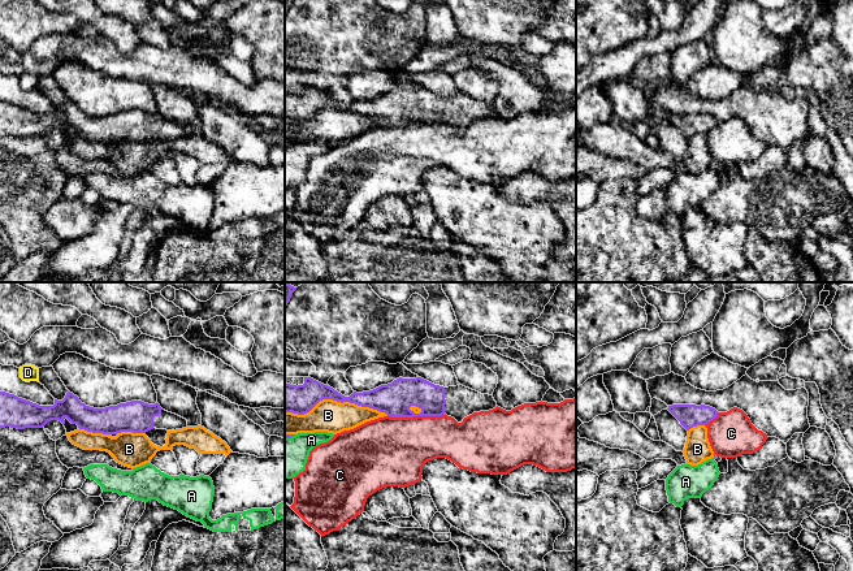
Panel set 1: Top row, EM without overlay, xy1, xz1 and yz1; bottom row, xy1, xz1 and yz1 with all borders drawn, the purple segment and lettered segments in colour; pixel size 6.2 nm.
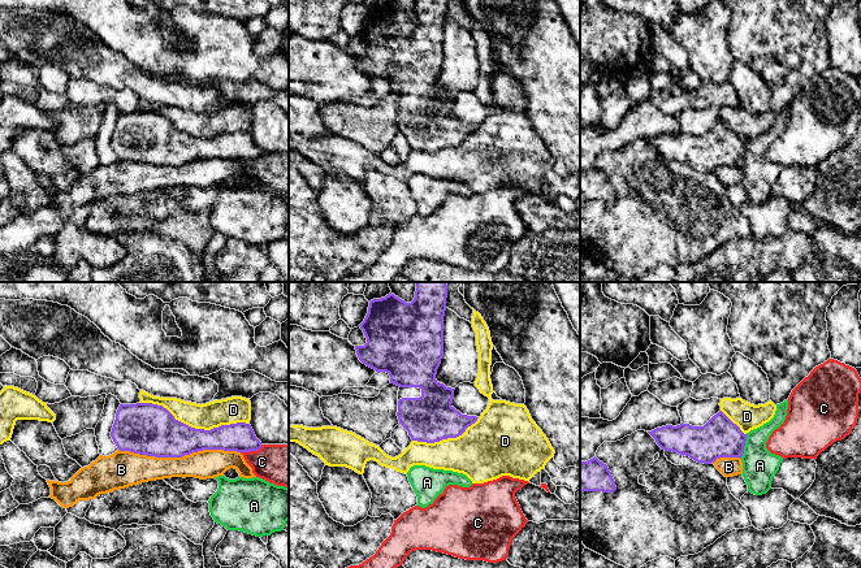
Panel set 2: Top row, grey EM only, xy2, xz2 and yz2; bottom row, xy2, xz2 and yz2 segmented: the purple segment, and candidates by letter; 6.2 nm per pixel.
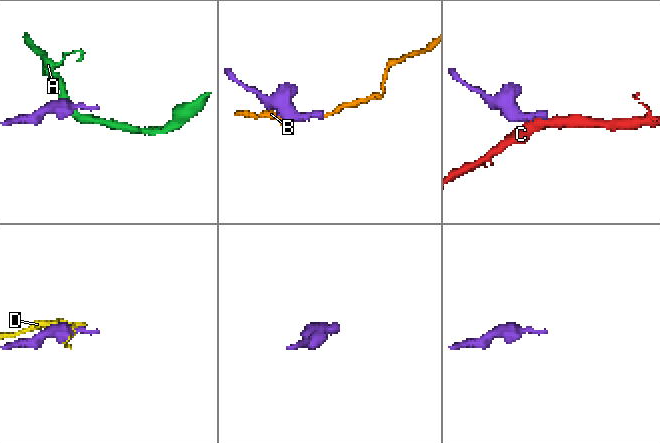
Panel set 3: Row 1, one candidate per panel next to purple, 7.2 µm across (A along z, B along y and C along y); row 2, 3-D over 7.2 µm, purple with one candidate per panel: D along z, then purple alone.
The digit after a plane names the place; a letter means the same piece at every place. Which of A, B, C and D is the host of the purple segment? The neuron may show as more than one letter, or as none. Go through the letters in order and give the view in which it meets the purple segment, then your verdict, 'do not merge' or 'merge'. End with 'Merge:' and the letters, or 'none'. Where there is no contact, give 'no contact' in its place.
A: contact in yz2; do not merge
B: contact in xy2; do not merge
C: contact in xz1; do not merge
D: contact in xy2; do not merge
Merge: none

